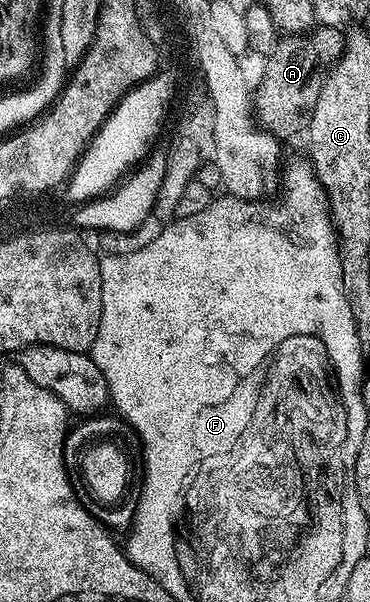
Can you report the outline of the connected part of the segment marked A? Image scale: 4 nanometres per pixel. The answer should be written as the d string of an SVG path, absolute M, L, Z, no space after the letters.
M333 25L315 26L308 34L283 36L273 51L267 54L260 87L254 91L252 109L257 124L279 139L305 132L320 95L323 72L338 60L344 45L343 32Z

